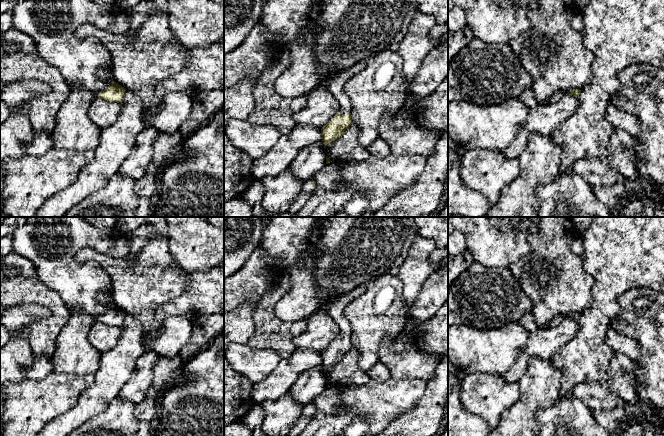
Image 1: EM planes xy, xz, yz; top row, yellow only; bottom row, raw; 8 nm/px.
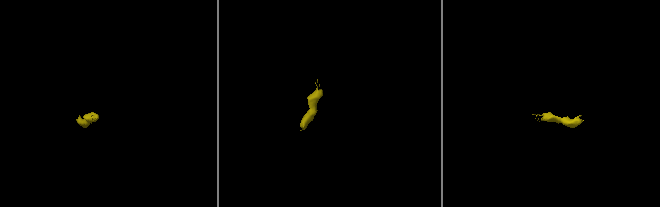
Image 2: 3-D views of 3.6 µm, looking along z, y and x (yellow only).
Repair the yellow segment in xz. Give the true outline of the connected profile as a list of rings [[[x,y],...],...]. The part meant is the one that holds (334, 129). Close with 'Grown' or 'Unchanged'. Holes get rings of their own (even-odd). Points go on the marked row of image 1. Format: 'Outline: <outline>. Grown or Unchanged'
Outline: [[[369,59],[361,61],[359,64],[336,74],[327,82],[326,87],[338,101],[340,109],[331,121],[321,128],[322,141],[325,145],[342,137],[344,131],[353,123],[350,113],[351,101],[346,95],[344,87],[351,77],[365,68],[368,61]]]. Grown

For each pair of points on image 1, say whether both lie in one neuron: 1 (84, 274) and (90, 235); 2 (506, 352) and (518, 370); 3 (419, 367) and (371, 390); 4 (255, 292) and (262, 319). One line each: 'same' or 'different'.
1: same
2: different
3: different
4: different

